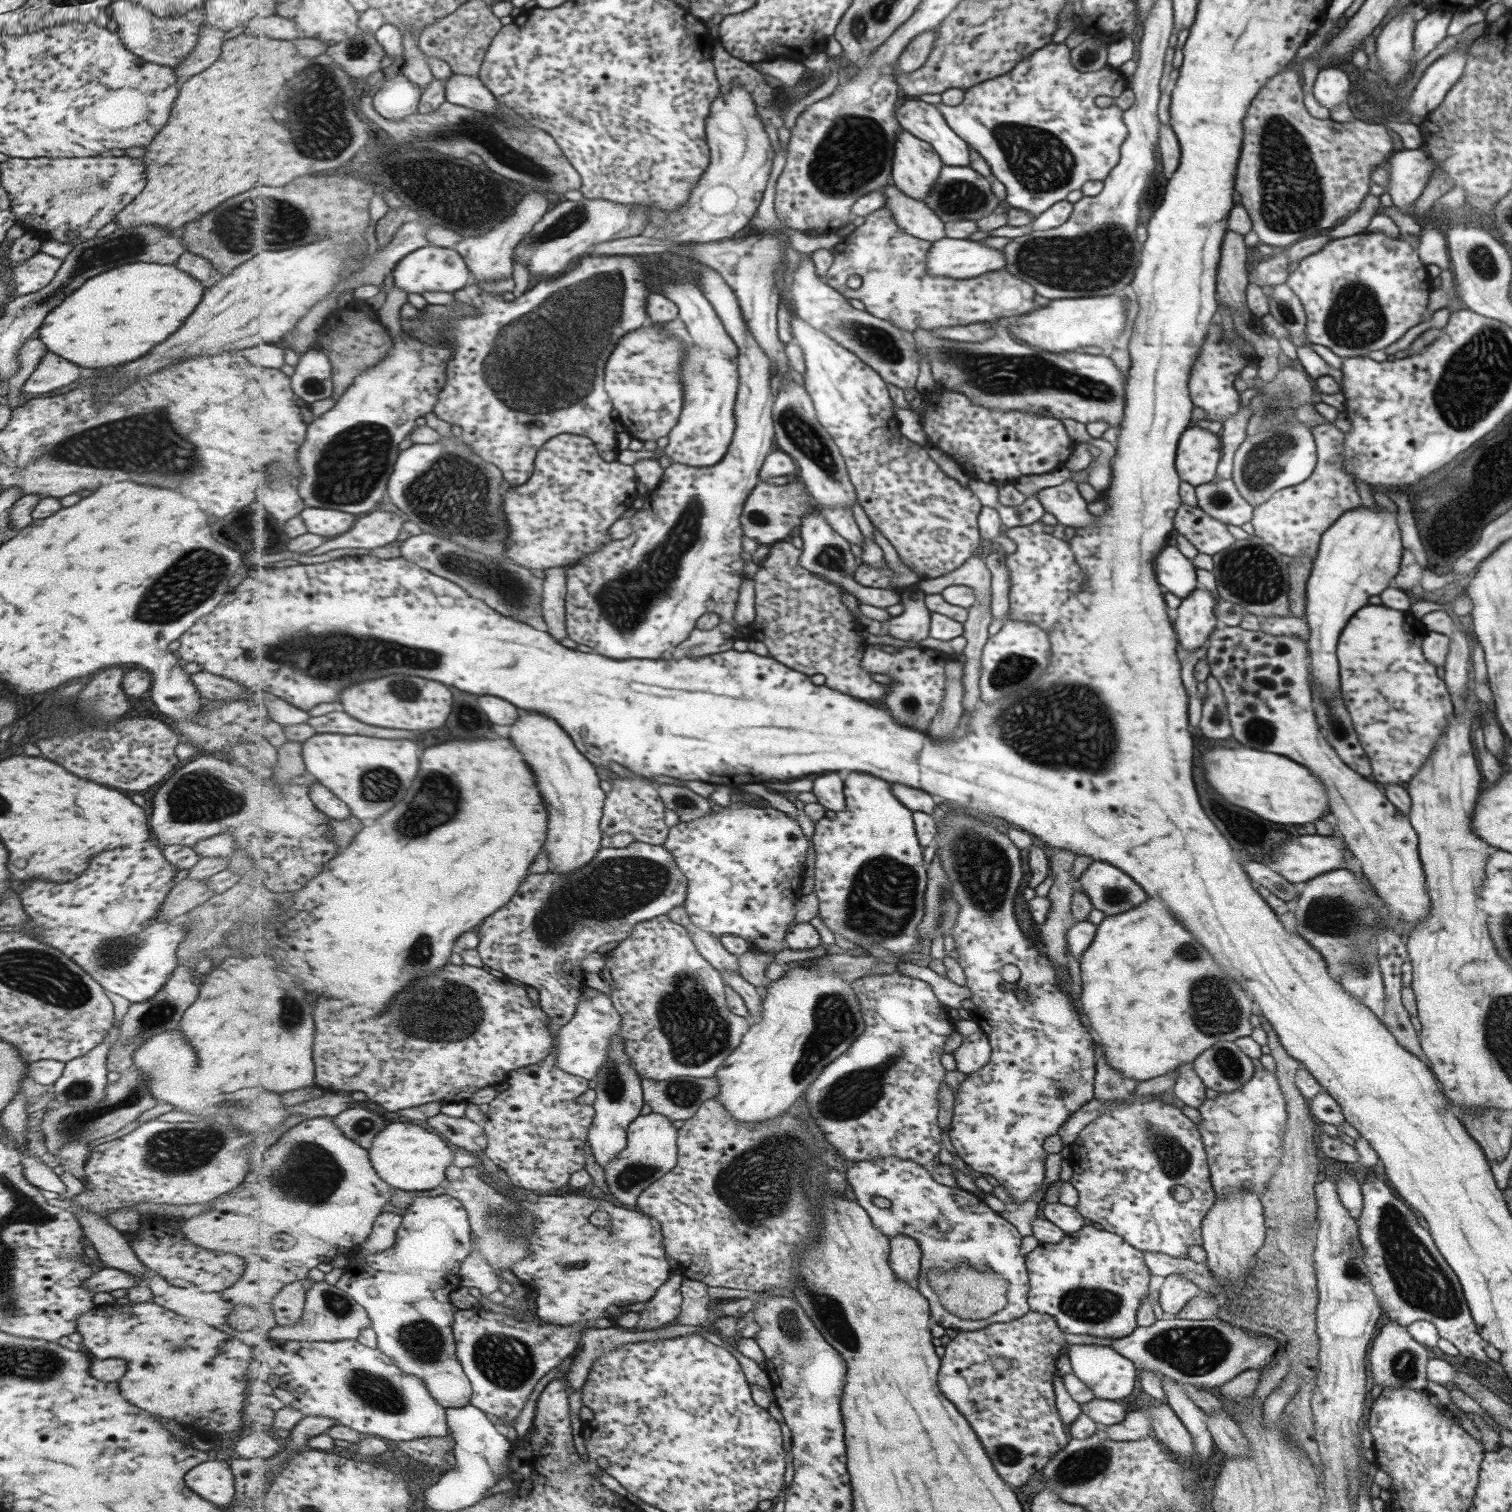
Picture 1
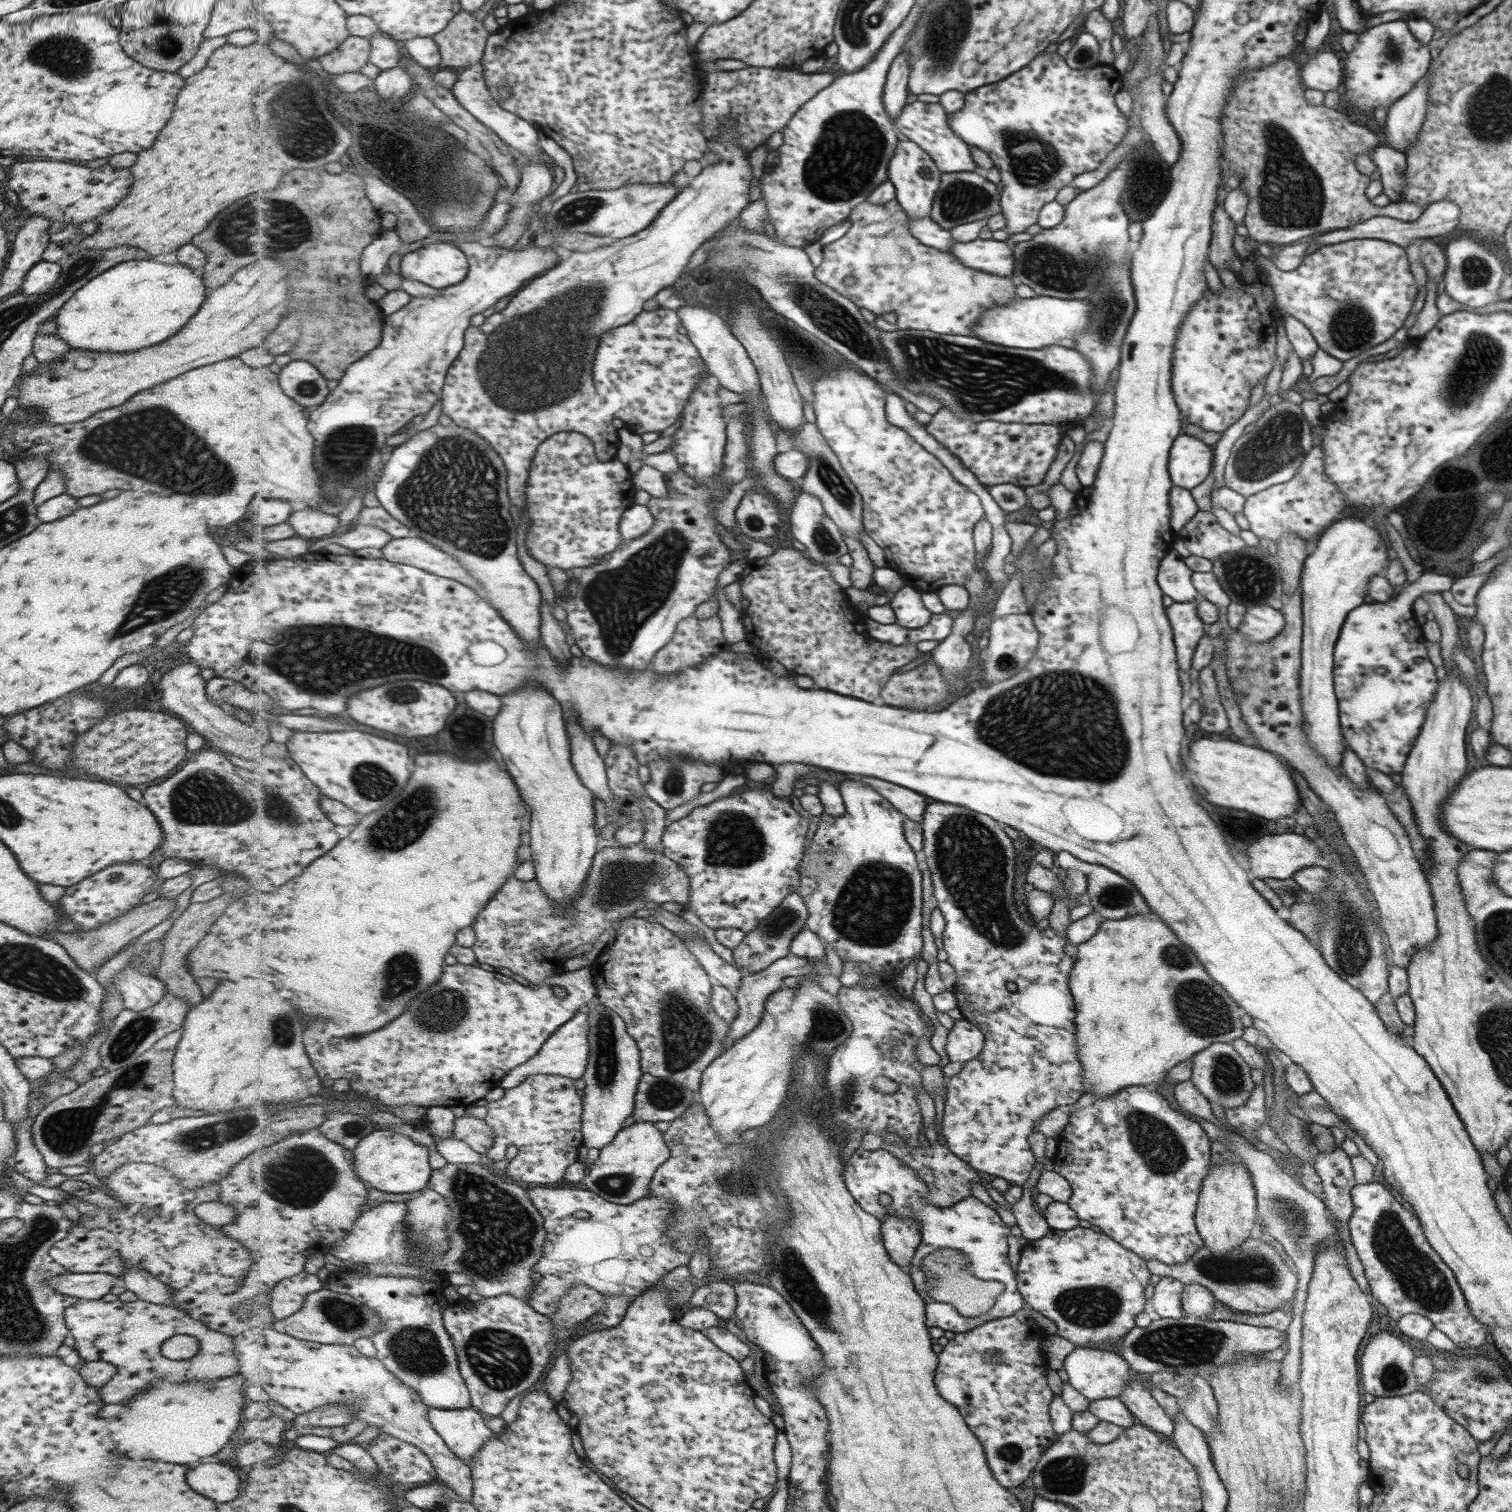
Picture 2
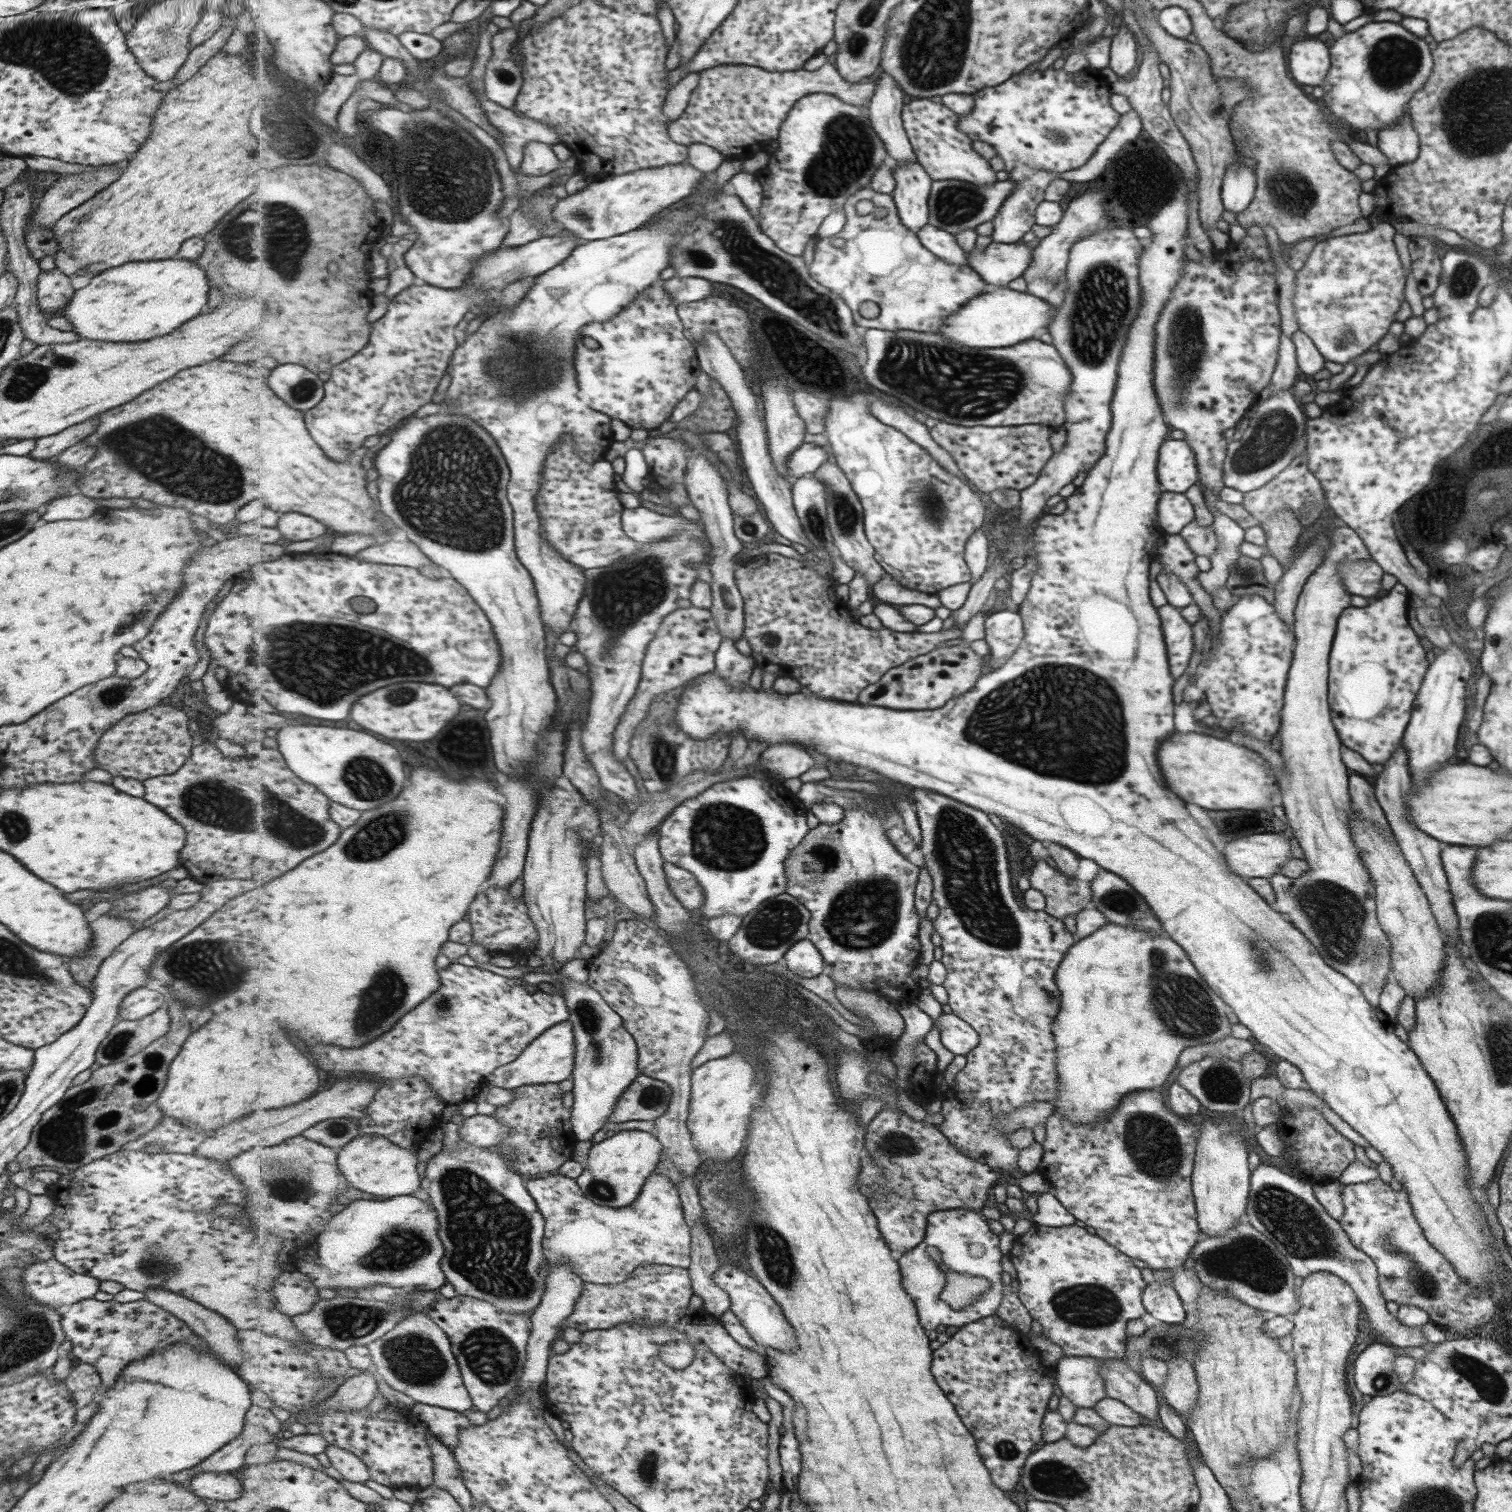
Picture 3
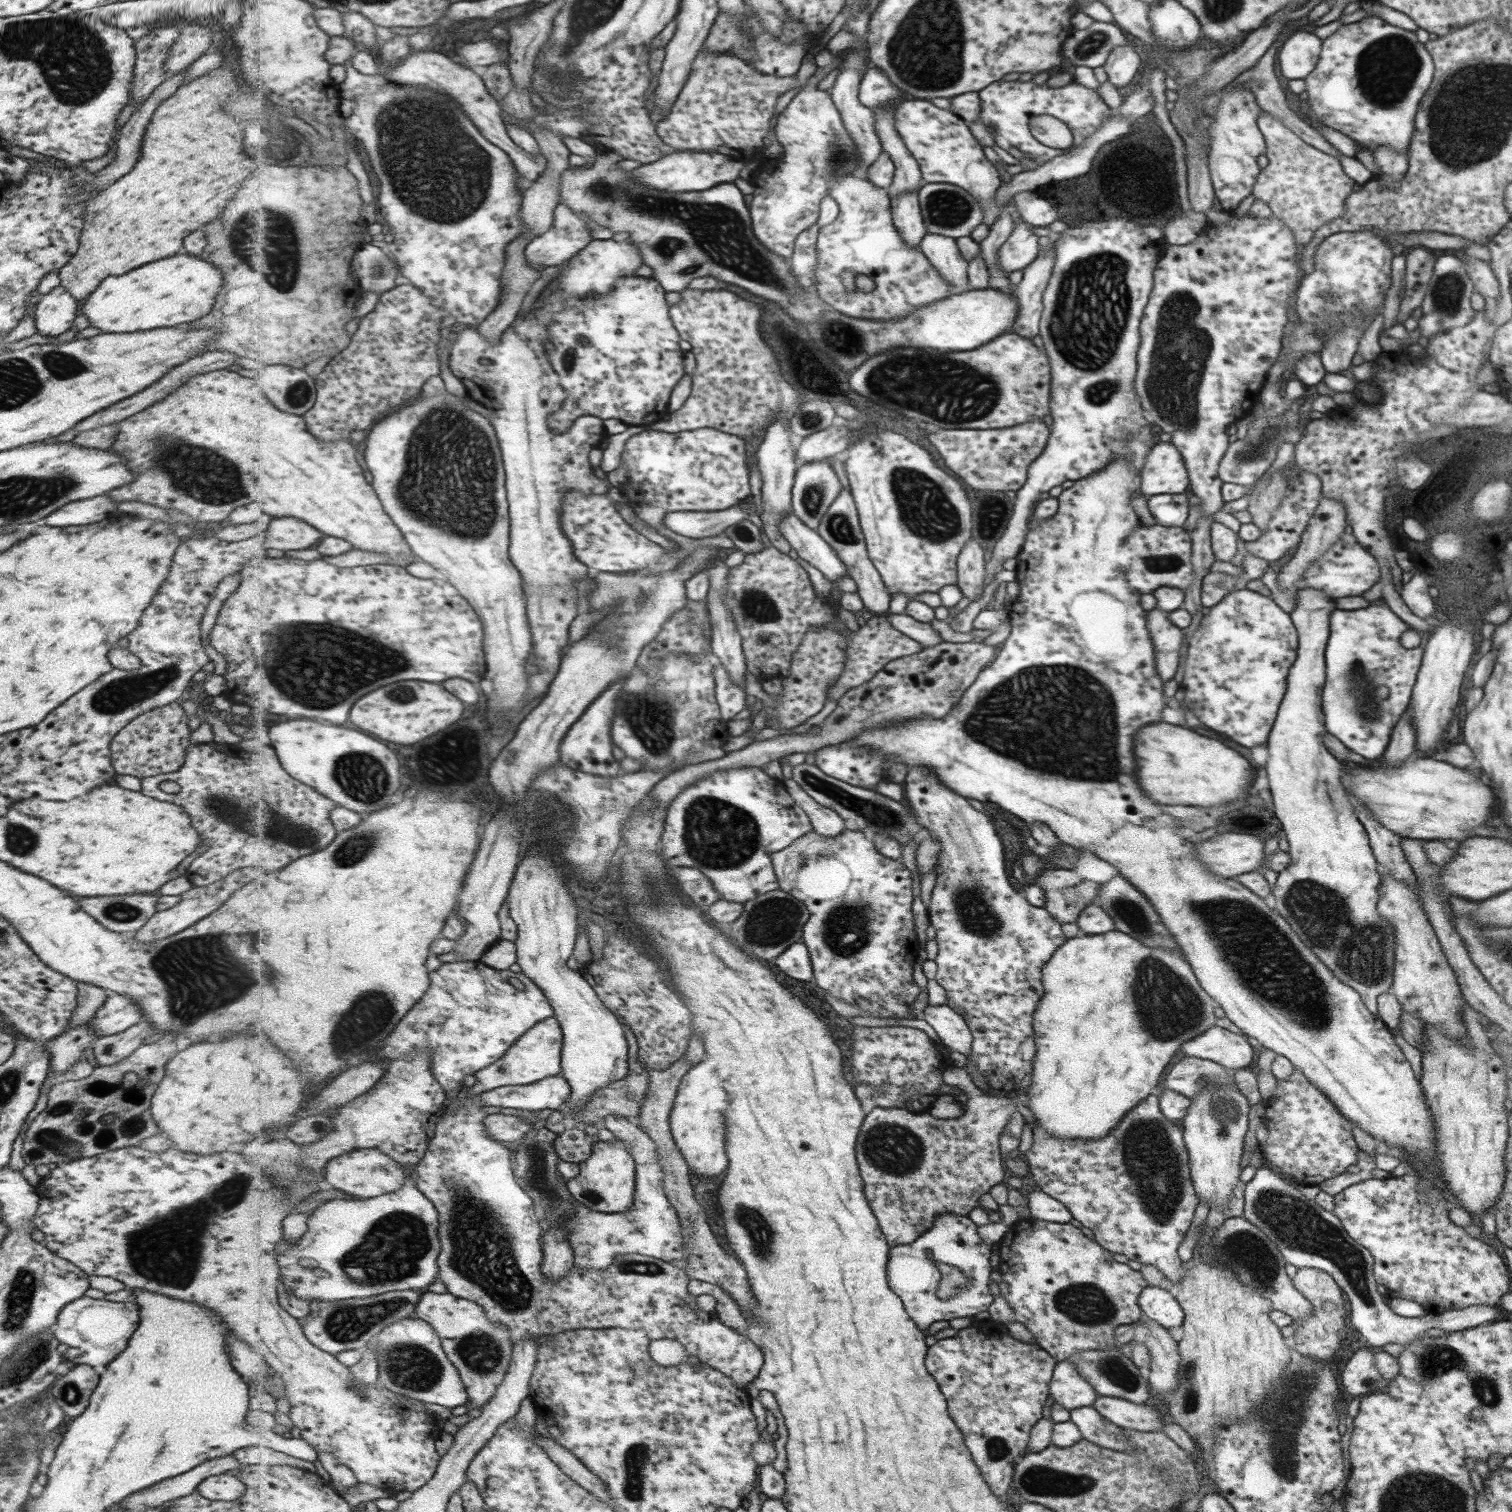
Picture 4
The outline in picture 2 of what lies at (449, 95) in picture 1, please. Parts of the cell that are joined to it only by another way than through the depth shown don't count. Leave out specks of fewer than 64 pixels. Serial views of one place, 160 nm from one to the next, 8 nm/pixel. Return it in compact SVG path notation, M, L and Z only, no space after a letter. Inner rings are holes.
M482 62L466 67L451 89L464 108L495 131L514 152L519 151L526 158L541 152L537 141L537 132L540 128L536 124L508 112L500 105L488 87Z

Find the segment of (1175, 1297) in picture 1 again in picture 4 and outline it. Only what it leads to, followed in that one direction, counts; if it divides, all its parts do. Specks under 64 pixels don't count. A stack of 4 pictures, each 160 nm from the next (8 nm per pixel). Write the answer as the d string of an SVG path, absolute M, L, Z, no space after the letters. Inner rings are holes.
M1149 1286L1143 1290L1138 1304L1145 1316L1166 1329L1182 1324L1183 1312L1172 1291Z

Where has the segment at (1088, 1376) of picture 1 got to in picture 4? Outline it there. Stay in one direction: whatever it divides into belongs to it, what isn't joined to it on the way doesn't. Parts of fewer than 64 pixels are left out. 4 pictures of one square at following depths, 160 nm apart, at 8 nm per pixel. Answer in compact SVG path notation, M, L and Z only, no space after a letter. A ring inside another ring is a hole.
M1067 1360L1055 1365L1053 1380L1050 1381L1050 1395L1055 1404L1063 1406L1067 1411L1083 1406L1092 1407L1098 1397L1094 1387Z

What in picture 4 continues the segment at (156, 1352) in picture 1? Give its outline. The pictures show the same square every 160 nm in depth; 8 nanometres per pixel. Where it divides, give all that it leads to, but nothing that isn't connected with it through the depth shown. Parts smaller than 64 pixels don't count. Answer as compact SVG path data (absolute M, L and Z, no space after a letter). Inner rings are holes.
M83 1296L61 1308L50 1331L59 1344L68 1346L62 1354L63 1358L75 1365L105 1366L127 1347L128 1339L137 1328L139 1319L137 1304L133 1304L133 1301L110 1302Z

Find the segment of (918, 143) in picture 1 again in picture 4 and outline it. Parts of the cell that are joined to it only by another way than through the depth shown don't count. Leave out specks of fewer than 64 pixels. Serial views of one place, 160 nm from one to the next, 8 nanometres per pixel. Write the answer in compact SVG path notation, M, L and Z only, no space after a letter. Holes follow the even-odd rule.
M909 191L892 198L892 213L895 226L910 246L917 247L927 234L922 218L919 191Z

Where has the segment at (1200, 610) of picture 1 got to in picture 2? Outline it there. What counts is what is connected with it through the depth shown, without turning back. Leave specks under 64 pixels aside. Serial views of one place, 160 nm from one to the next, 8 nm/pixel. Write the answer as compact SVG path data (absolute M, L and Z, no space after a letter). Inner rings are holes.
M1171 603L1167 614L1171 614L1171 626L1175 626L1175 646L1179 646L1179 670L1188 671L1194 650L1206 630L1206 624L1199 618L1196 603Z

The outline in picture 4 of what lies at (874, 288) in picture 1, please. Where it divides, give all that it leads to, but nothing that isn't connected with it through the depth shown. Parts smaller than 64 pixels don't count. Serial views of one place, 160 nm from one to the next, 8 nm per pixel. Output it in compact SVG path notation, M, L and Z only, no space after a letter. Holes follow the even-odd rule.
M848 174L834 178L830 196L838 203L839 215L832 223L822 227L818 236L815 291L833 310L853 318L905 319L922 306L947 298L954 292L931 266L926 255L917 247L907 244L901 236L894 223L892 198L888 189L875 186L867 178ZM846 270L857 276L868 276L874 281L875 290L847 290L842 277ZM891 288L899 292L891 292Z

